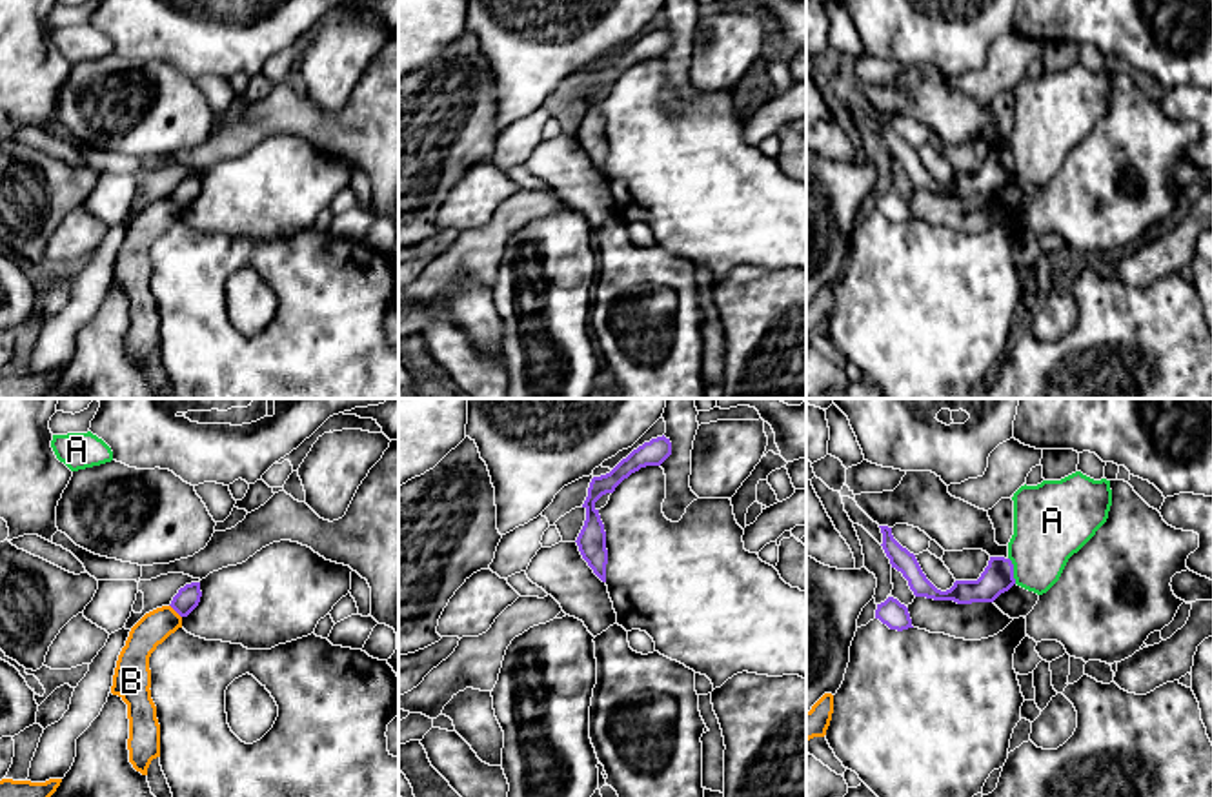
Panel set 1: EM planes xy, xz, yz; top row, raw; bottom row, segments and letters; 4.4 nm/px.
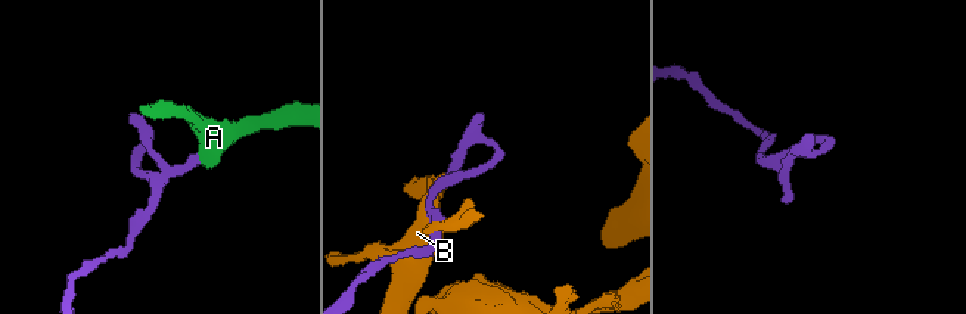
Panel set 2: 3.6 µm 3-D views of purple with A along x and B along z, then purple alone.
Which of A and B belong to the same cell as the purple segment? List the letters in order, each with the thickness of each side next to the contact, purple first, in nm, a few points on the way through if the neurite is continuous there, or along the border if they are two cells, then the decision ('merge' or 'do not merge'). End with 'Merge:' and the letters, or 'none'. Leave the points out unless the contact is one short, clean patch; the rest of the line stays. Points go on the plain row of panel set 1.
A: 140 nm thick on the purple side, 320 nm on the other; border along yz (1009, 150), (1016, 175); do not merge
B: 110 nm thick on the purple side, 150 nm on the other; do not merge
Merge: none

